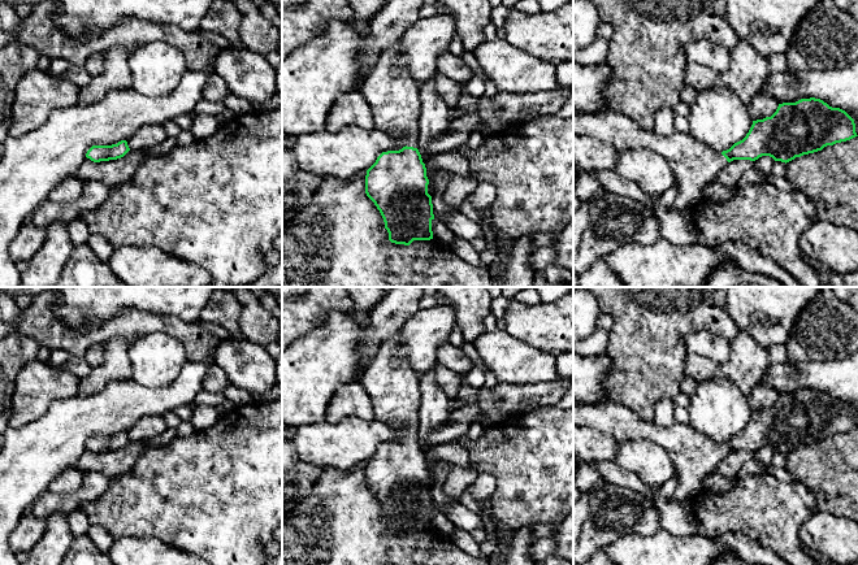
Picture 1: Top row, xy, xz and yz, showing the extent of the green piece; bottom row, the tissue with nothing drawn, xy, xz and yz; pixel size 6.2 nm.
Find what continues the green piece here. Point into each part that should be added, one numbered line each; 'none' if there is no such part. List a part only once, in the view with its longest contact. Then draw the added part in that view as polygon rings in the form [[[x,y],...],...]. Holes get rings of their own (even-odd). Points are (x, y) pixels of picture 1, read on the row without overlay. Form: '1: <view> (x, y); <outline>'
1: xz (394, 390); [[[400,331],[382,343],[359,382],[370,396],[374,418],[394,427],[406,427],[406,436],[417,439],[420,375],[407,362],[393,364],[400,349],[399,339]]]

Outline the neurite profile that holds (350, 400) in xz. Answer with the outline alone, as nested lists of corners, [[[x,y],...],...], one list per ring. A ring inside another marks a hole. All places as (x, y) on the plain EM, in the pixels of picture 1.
[[[360,382],[341,386],[330,397],[326,421],[338,422],[346,417],[374,418],[370,396]]]

